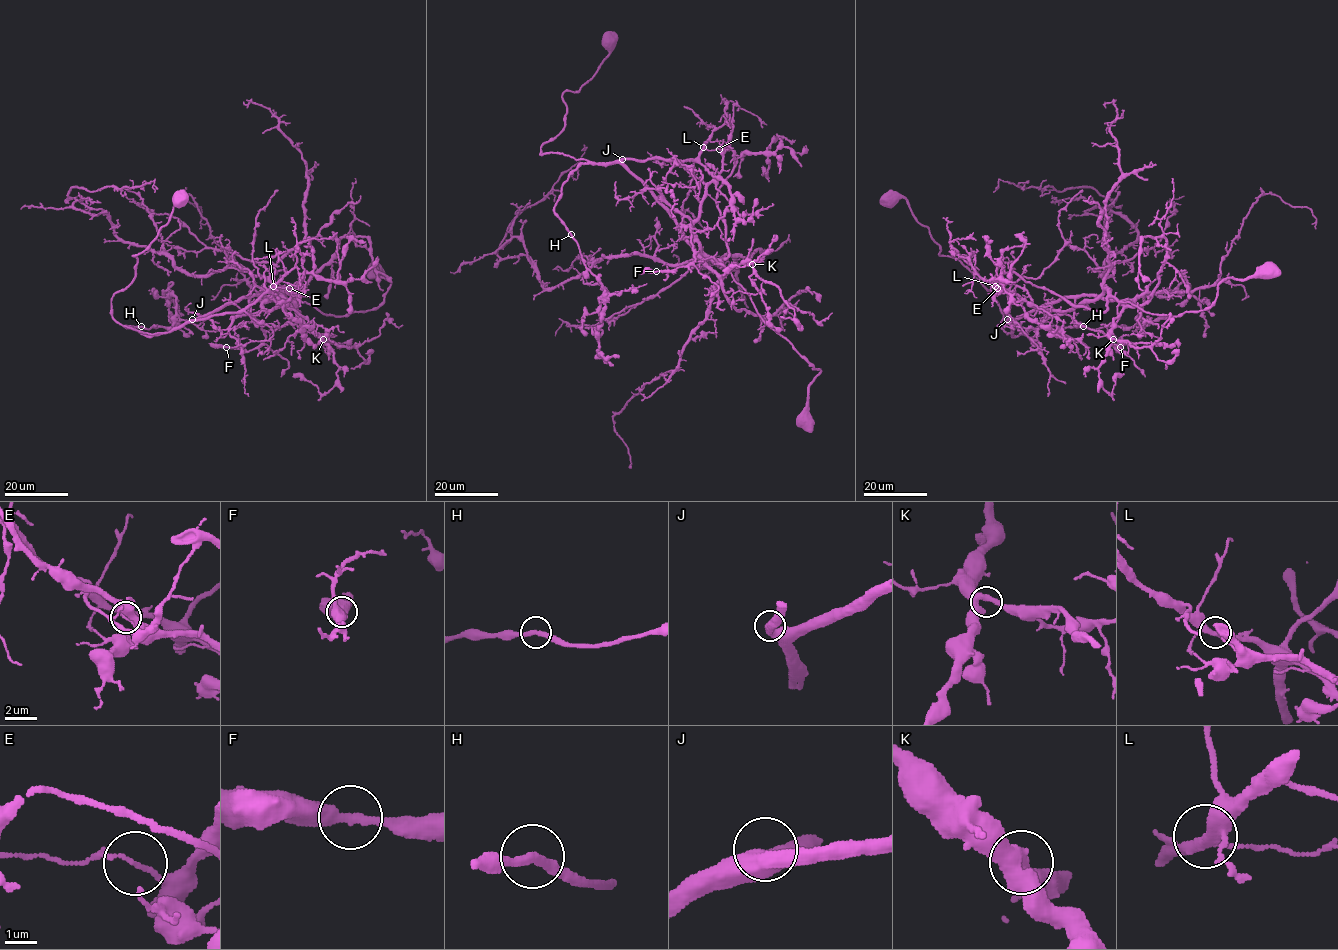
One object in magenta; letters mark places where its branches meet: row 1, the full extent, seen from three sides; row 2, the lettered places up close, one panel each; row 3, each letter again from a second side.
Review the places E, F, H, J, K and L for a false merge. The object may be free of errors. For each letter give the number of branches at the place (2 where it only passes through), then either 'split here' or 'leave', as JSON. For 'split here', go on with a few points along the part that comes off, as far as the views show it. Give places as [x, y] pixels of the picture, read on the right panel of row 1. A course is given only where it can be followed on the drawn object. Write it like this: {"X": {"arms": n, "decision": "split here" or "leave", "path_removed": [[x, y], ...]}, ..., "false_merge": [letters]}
{"E": {"arms": 2, "decision": "split here", "path_removed": [[998, 288], [1007, 292], [1011, 320], [1080, 296], [1143, 304], [1158, 282], [1164, 237], [1142, 239], [1143, 290]]}, "F": {"arms": 2, "decision": "leave"}, "H": {"arms": 2, "decision": "leave"}, "J": {"arms": 2, "decision": "leave"}, "K": {"arms": 2, "decision": "leave"}, "L": {"arms": 3, "decision": "leave"}, "false_merge": ["E"]}

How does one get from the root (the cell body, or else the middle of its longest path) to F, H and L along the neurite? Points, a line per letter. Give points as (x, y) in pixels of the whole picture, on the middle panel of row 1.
F: (804, 421), (820, 370), (766, 323), (719, 261), (696, 251), (678, 226), (688, 225), (695, 259), (656, 271)
H: (804, 421), (820, 370), (622, 165), (582, 163), (569, 176), (554, 214), (571, 234)
L: (804, 421), (820, 370), (766, 323), (692, 232), (723, 163), (719, 149), (703, 147)

